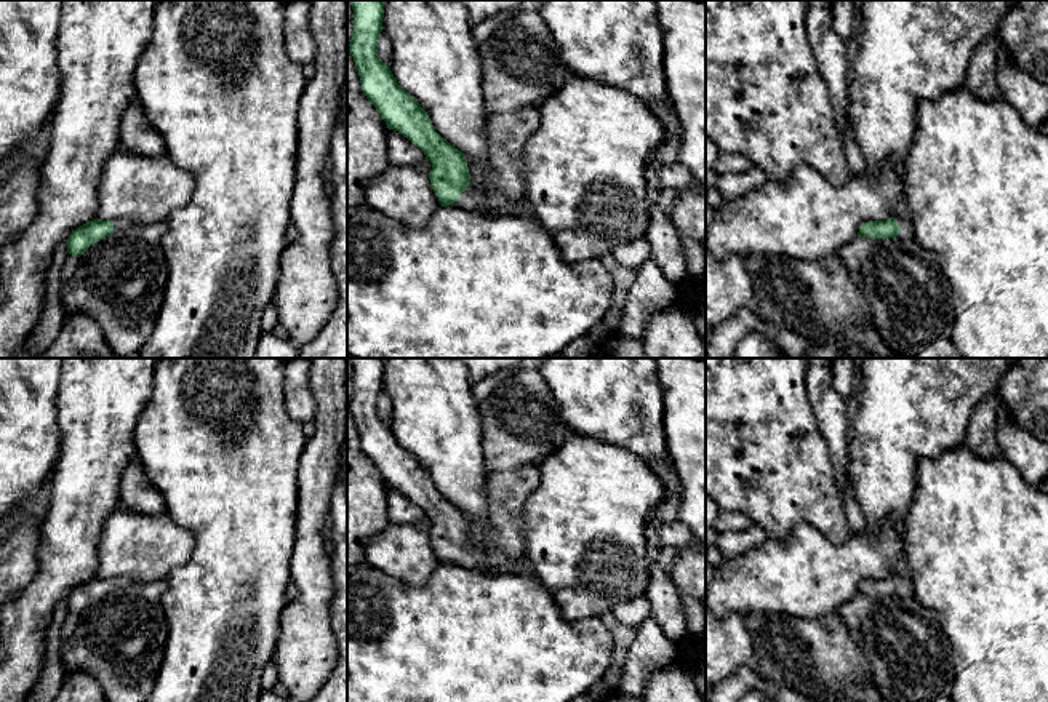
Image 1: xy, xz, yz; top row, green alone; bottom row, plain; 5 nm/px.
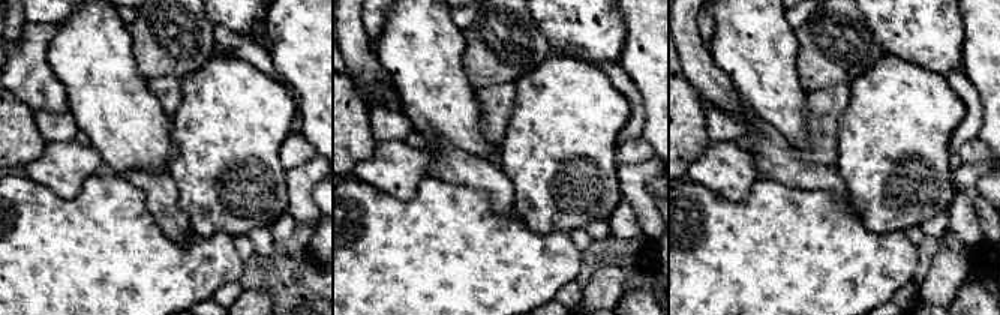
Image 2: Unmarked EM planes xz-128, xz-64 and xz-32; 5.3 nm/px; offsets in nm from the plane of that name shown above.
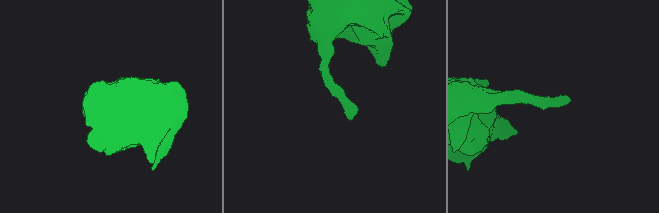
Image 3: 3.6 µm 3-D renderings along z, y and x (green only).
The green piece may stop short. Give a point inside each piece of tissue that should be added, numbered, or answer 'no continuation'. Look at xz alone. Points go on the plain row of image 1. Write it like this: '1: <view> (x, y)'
1: xz (476, 560)

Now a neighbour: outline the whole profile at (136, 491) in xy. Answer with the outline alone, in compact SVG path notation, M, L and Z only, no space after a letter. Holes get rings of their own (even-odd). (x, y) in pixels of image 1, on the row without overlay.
M134 456L123 472L120 483L122 505L144 515L158 515L166 512L160 491L150 483L147 472Z

